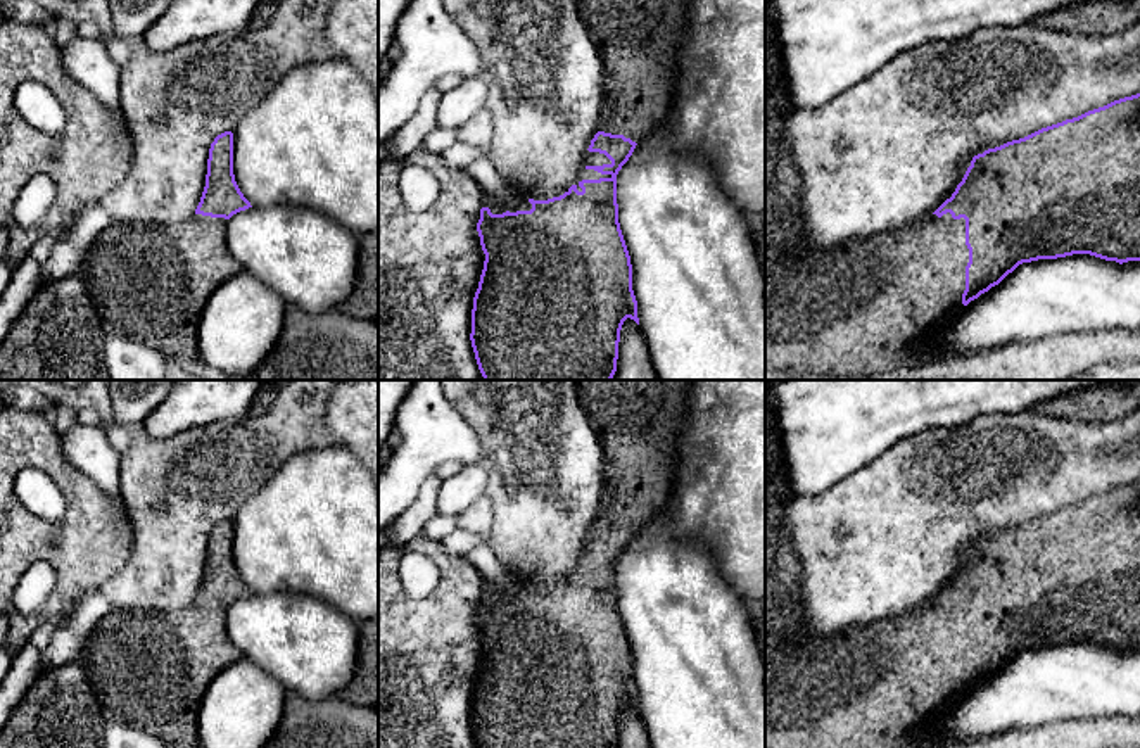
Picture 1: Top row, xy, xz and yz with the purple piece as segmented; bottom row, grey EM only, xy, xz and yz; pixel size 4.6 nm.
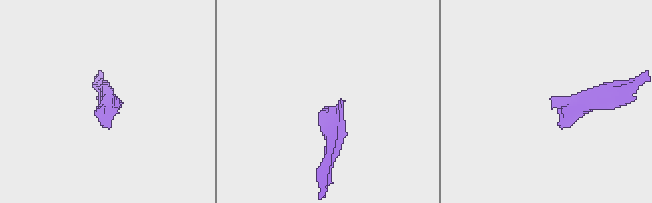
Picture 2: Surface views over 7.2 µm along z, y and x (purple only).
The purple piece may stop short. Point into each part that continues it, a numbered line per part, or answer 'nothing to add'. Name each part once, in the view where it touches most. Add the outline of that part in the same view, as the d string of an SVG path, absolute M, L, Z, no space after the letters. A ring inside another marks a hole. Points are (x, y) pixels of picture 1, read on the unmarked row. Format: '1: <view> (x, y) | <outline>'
1: xz (591, 545) | M587 537L587 541L586 541L586 544L582 548L582 553L579 556L577 567L573 570L579 579L582 579L582 575L579 574L579 570L582 567L611 565L611 561L601 561L601 560L598 560L598 558L592 556L594 553L603 553L603 551L611 551L611 548L605 541L589 539Z

